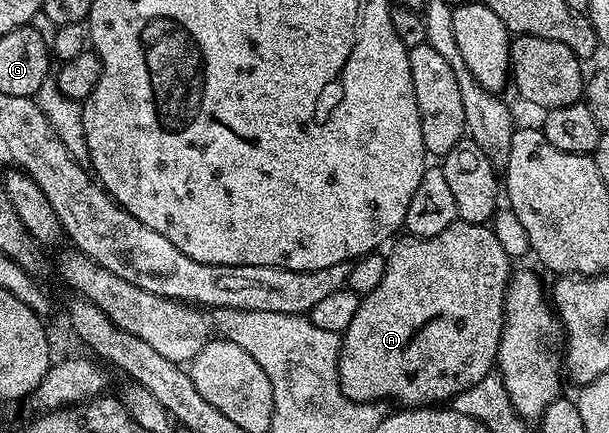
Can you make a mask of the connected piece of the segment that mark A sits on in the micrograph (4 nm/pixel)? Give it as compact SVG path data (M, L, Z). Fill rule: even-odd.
M454 220L451 226L447 226L447 230L443 230L443 234L435 234L431 238L406 235L404 239L398 239L392 245L394 248L387 252L383 279L379 281L379 286L375 286L375 290L371 290L371 294L361 297L359 310L355 312L355 318L351 318L351 326L347 326L347 330L343 333L339 358L339 382L343 394L347 394L347 398L357 400L361 404L394 400L397 406L405 408L441 406L453 401L457 395L471 389L477 382L482 382L483 378L487 378L489 373L494 371L505 325L505 291L509 289L511 257L507 254L507 250L503 250L503 245L500 244L499 238L495 238L489 224L472 224L466 220Z

